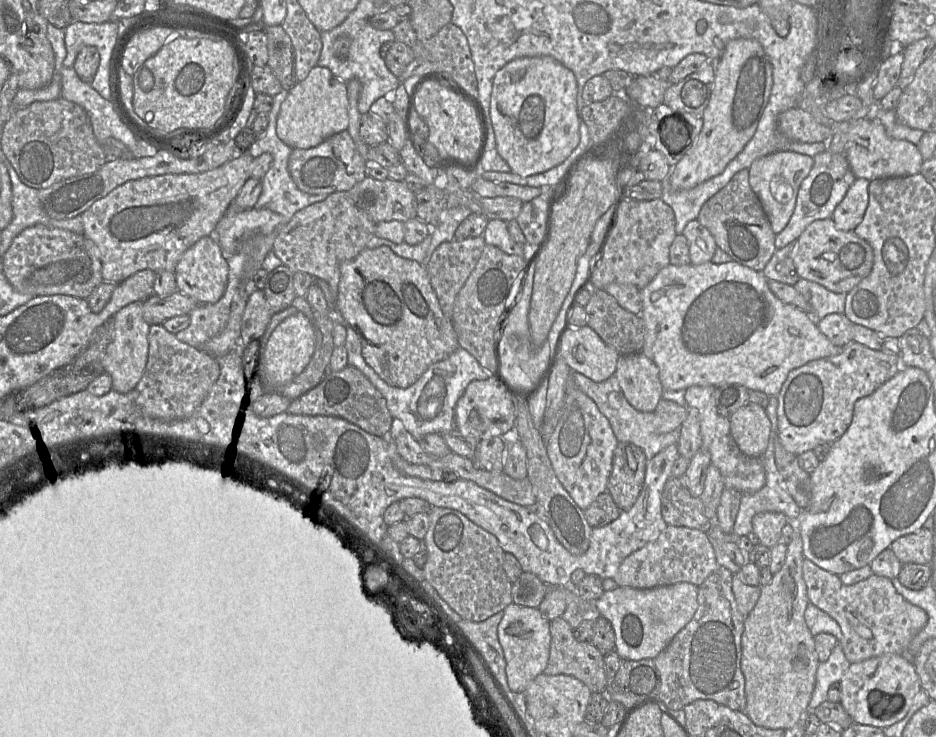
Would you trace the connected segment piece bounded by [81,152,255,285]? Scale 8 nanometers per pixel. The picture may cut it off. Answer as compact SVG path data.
M239 152L227 163L196 174L163 174L128 181L108 195L94 202L81 214L83 234L92 240L100 251L102 278L117 283L144 269L175 272L181 256L199 239L212 236L215 227L244 183L251 177L254 157L249 152Z

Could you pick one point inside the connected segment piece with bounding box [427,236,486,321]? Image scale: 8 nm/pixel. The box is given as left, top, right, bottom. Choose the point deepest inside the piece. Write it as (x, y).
(452, 262)

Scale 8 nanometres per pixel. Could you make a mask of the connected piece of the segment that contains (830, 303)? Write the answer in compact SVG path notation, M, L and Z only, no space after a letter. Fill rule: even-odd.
M802 278L793 287L807 300L809 314L817 320L828 314L845 312L845 293L832 292L818 283Z

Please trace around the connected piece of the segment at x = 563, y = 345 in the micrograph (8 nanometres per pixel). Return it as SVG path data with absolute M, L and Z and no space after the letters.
M588 325L581 327L568 326L562 333L560 342L560 357L572 372L578 372L594 382L602 382L614 375L620 355Z

